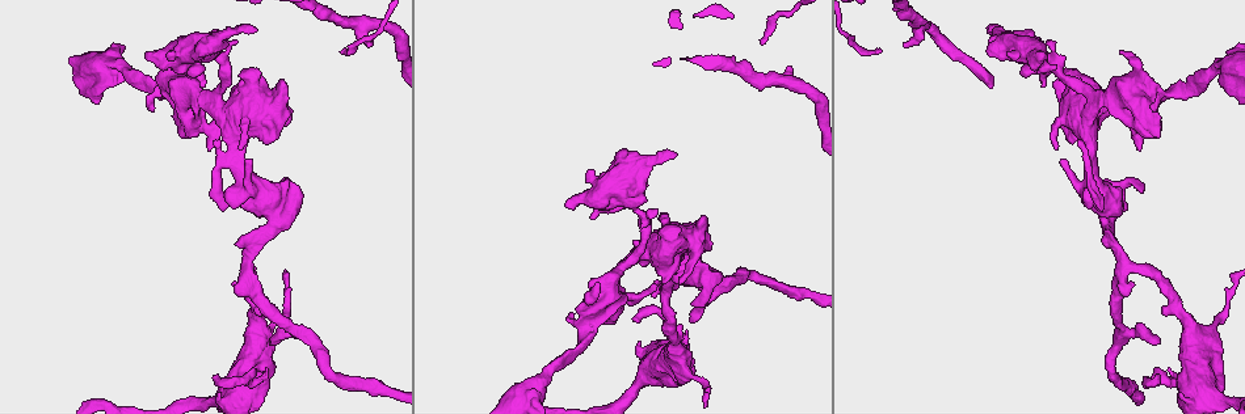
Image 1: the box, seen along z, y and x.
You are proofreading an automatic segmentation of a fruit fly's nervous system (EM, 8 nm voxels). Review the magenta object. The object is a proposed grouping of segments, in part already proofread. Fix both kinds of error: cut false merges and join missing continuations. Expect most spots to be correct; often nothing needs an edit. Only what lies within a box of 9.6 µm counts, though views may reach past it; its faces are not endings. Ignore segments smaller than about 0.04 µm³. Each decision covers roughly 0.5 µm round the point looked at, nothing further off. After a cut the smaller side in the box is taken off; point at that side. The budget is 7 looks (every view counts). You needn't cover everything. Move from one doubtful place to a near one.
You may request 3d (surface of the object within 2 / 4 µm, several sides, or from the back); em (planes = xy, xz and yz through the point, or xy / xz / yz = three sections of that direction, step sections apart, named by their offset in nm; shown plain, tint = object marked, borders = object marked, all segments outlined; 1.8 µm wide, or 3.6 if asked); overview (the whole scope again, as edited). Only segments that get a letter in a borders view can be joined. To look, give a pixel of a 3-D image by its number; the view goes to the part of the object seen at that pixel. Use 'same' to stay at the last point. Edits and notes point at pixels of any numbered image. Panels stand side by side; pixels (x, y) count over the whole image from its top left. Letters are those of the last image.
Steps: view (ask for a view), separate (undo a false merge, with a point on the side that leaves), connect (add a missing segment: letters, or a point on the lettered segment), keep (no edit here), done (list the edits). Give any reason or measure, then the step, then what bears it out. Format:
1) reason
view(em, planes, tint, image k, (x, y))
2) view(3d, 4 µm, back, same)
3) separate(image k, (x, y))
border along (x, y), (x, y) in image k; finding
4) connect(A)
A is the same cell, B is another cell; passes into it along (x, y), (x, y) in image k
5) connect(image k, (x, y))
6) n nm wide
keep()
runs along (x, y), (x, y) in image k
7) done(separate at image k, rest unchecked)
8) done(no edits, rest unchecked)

thick turns thin
view(3d, 2 µm, image 1, (590, 323))

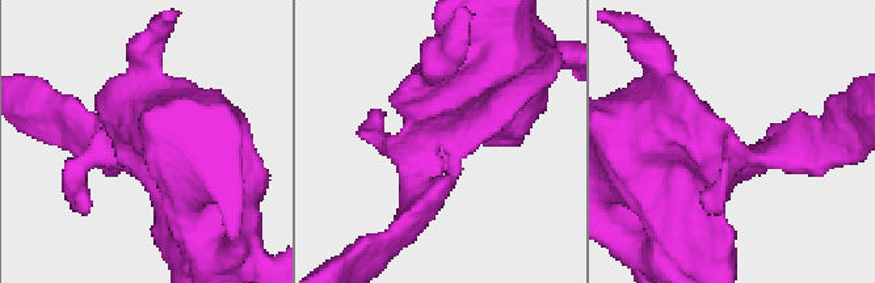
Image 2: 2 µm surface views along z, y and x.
shape alone is not enough
view(em, planes, tint, image 2, (732, 163))

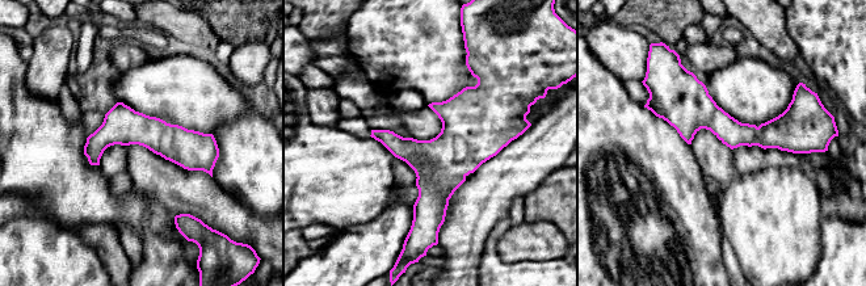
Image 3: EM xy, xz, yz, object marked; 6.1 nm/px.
view(em, planes, borders, same)

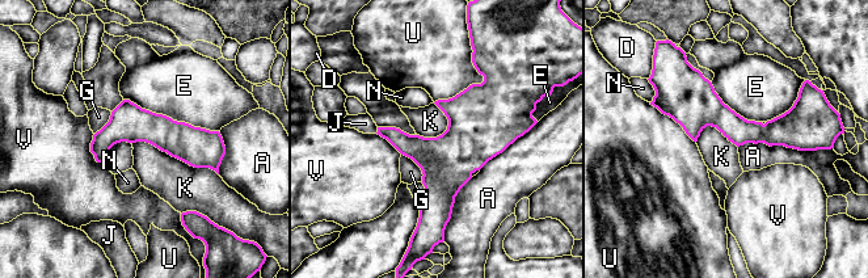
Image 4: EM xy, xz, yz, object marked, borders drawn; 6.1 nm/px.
170 nm wide
keep()
A, D, E, G, J, K, N, U and V are other cells; runs along (661, 104), (809, 133) in image 4; all the same cell

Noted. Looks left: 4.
branch stops here
view(3d, 2 µm, image 1, (369, 42))

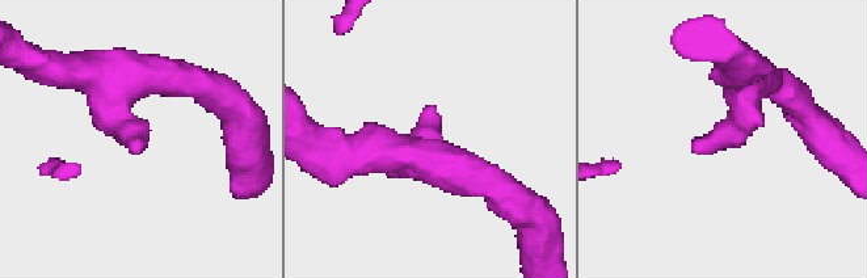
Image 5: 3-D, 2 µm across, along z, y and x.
now the EM
view(em, planes, tint, image 5, (139, 146))

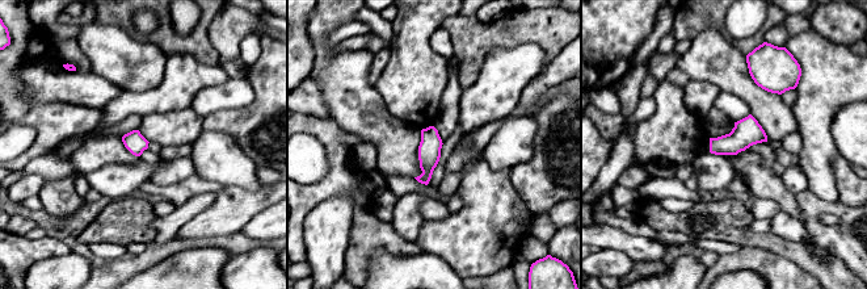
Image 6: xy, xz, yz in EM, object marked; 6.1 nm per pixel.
view(em, planes, borders, same)

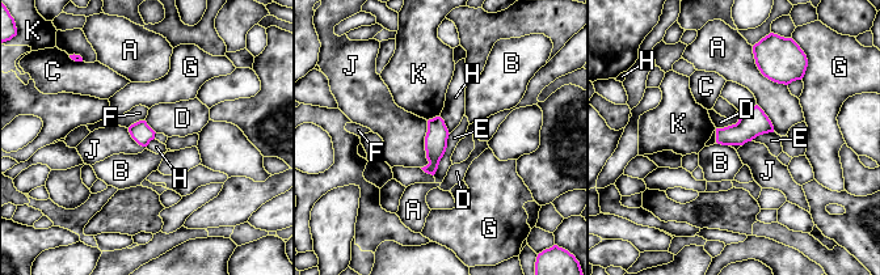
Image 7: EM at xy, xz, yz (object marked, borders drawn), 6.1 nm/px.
A touches over 320 nm
keep()
A, B, C, D, E, F, G, H, J and K are other cells; border along (440, 117), (449, 134) in image 7; no lettered segment goes on from it

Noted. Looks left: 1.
done(no edits, rest unchecked)

